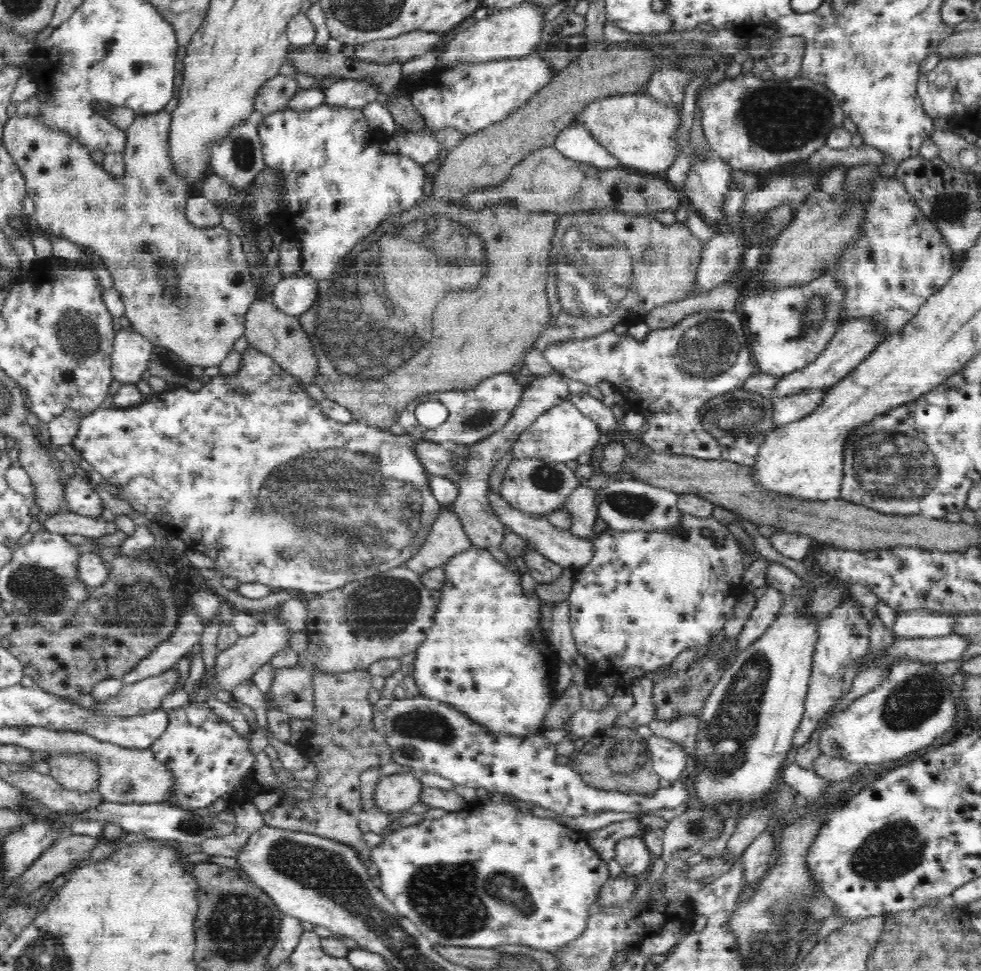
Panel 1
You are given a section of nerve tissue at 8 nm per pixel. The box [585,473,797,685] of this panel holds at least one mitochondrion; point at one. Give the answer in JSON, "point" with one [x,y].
{"point":[635,506]}

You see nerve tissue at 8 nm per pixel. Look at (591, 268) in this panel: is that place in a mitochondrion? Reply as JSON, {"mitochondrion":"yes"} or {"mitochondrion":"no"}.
{"mitochondrion":"yes"}

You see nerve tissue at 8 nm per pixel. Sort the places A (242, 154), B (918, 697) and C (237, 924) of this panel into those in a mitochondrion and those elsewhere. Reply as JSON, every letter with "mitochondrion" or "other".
{"A":"mitochondrion","B":"mitochondrion","C":"mitochondrion"}

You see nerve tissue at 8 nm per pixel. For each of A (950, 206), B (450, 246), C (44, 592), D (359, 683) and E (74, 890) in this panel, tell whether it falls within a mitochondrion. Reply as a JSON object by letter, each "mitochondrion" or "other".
{"A":"mitochondrion","B":"mitochondrion","C":"mitochondrion","D":"other","E":"other"}

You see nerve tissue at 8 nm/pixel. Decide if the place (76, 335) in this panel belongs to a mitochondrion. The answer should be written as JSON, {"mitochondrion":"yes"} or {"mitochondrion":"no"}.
{"mitochondrion":"yes"}

